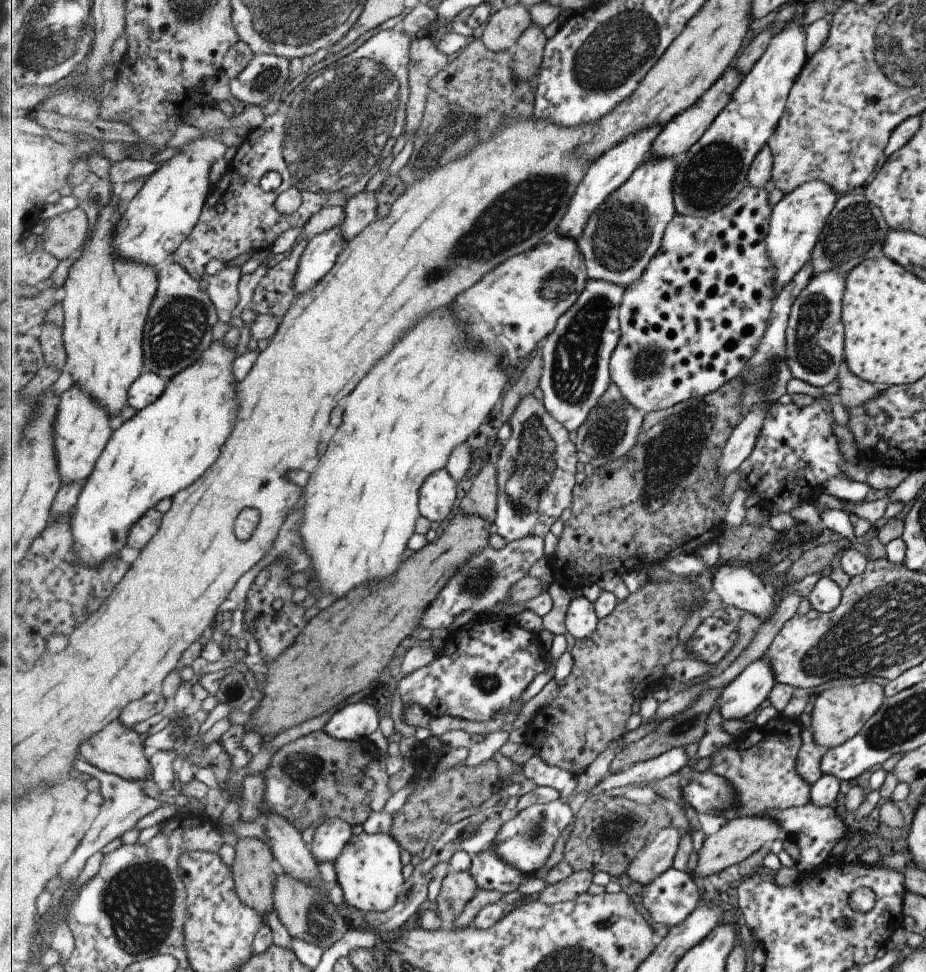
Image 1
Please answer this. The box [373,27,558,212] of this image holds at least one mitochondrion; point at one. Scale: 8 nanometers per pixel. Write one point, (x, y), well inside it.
(465, 128)

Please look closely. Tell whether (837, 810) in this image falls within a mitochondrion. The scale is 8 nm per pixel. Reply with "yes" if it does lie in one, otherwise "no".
no

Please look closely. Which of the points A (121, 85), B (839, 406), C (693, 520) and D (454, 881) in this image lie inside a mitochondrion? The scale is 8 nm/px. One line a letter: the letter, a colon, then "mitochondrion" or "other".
A: other
B: other
C: other
D: other

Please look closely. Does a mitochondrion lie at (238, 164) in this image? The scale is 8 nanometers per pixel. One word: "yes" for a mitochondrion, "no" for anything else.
no

